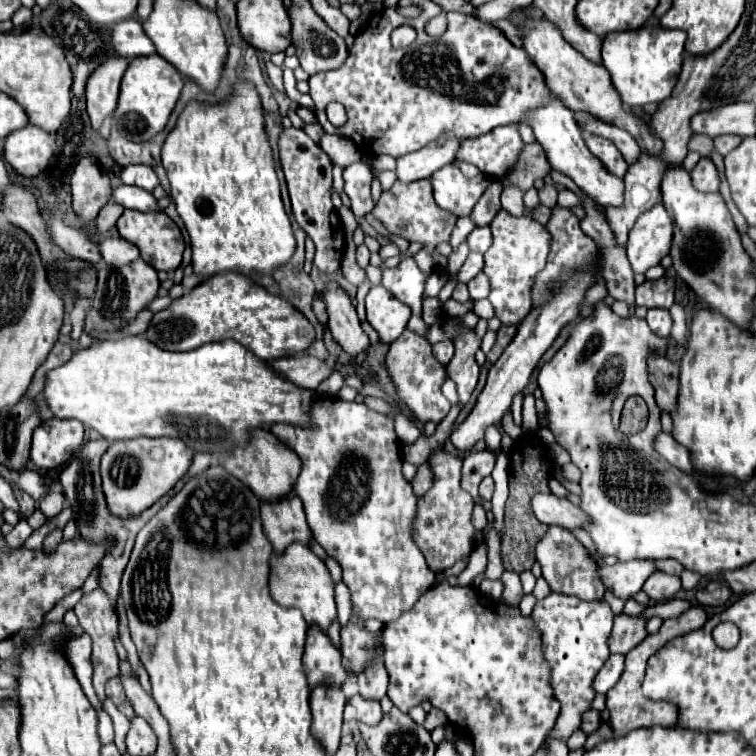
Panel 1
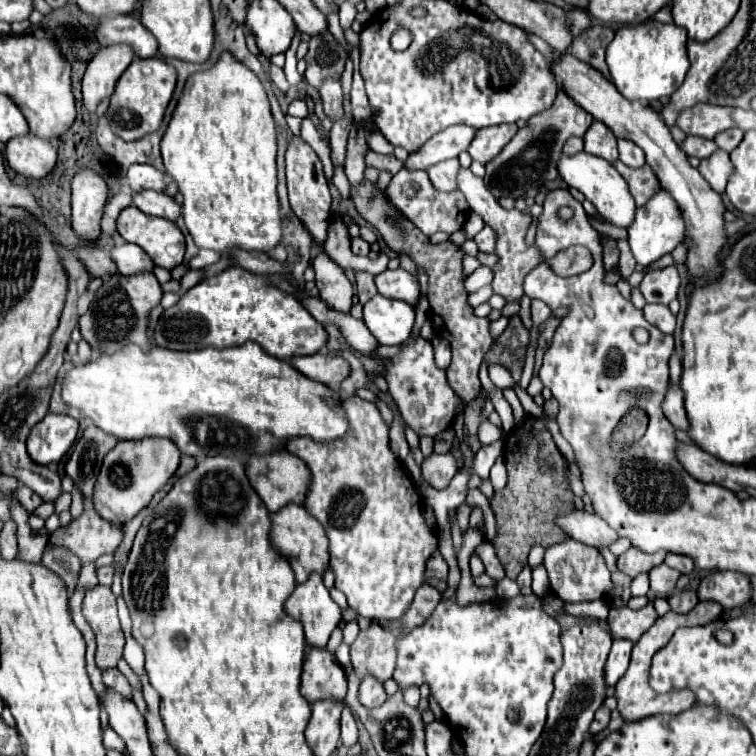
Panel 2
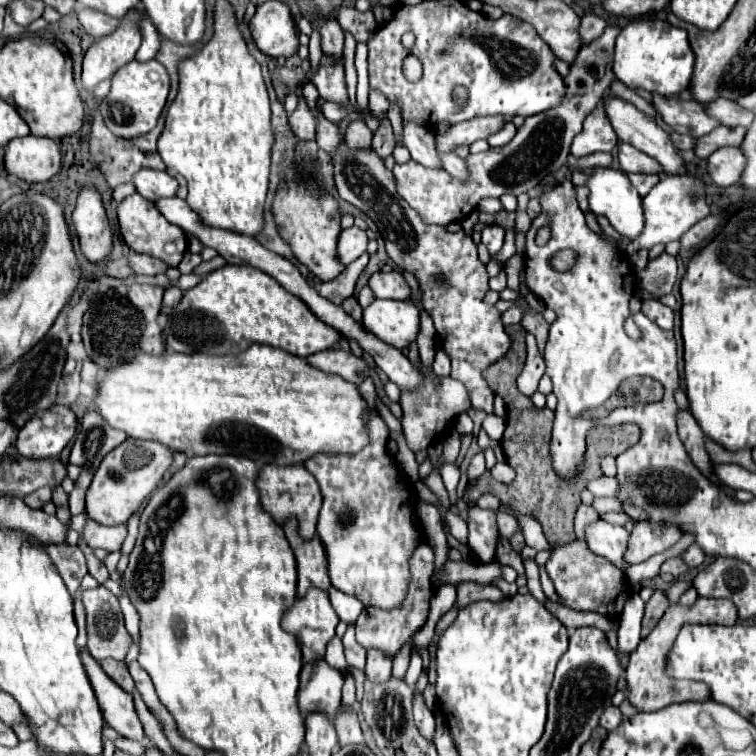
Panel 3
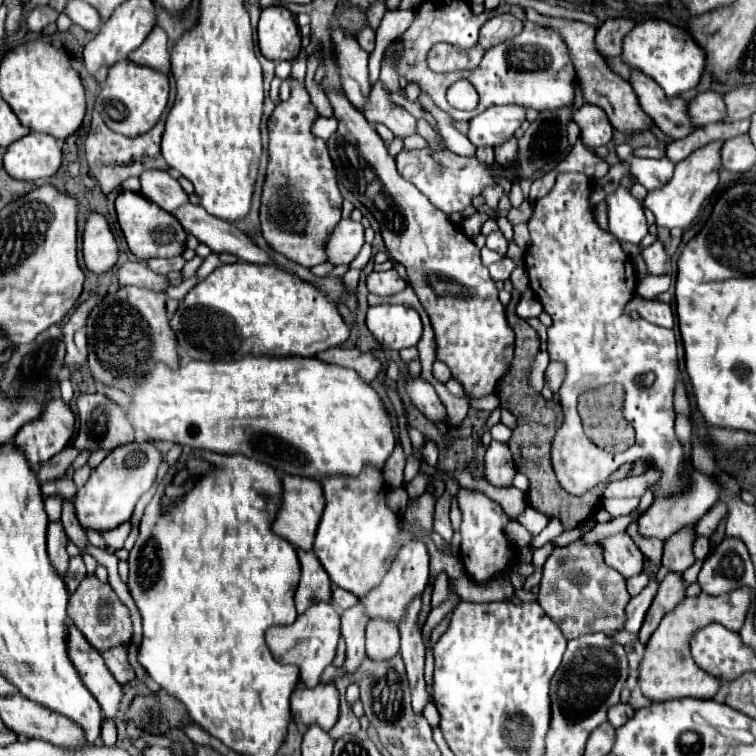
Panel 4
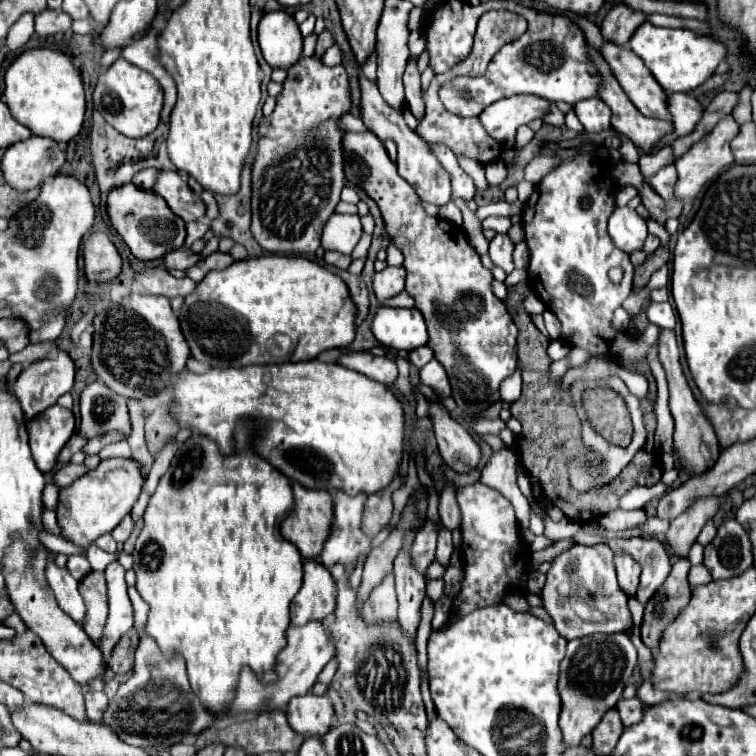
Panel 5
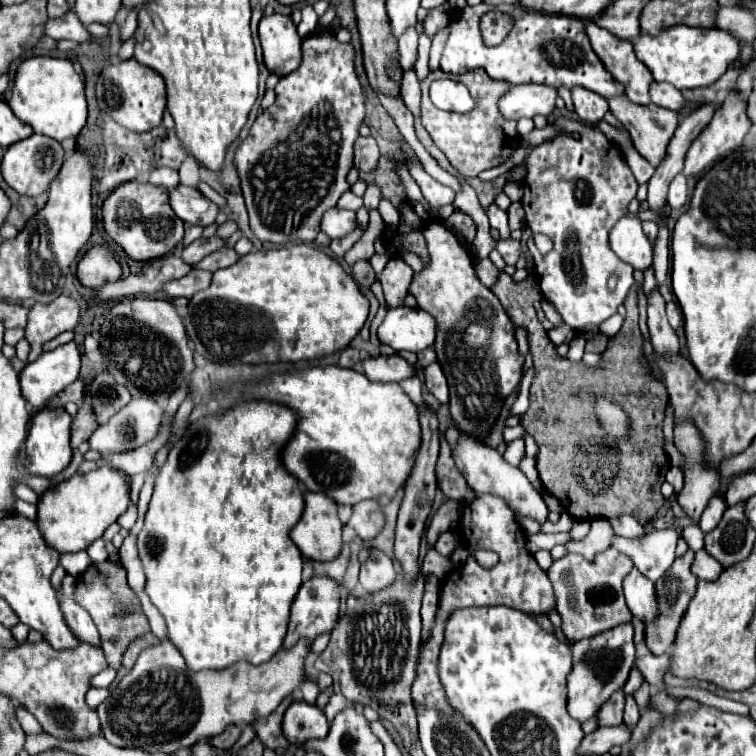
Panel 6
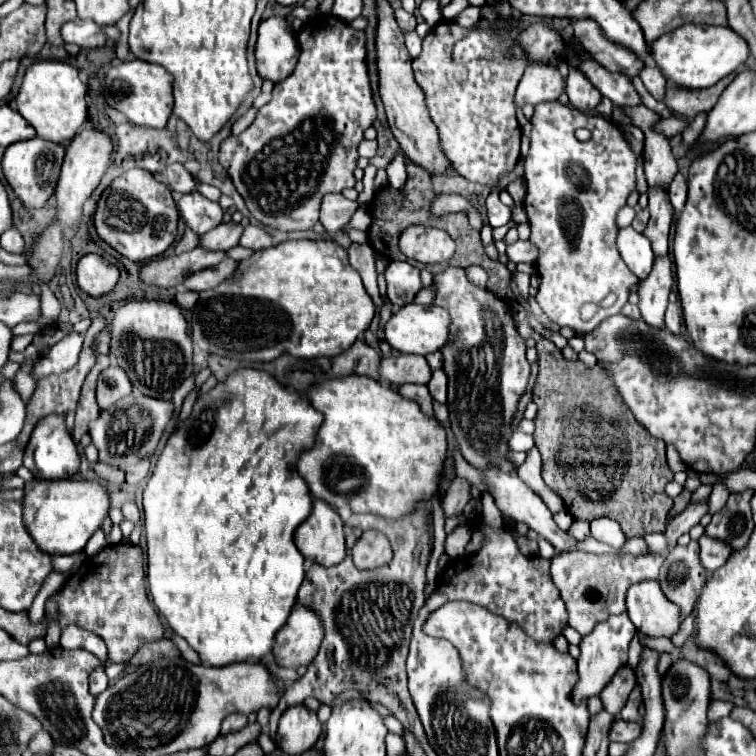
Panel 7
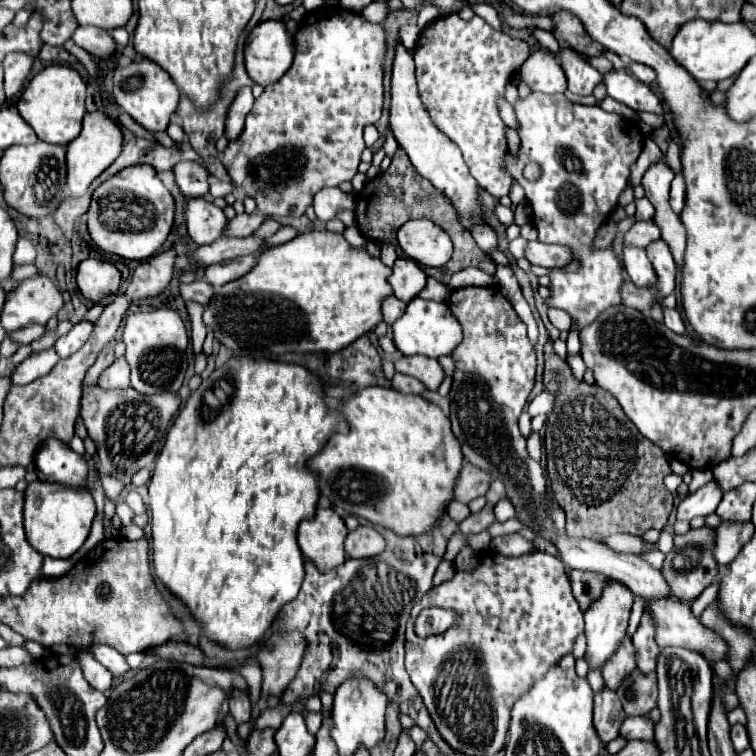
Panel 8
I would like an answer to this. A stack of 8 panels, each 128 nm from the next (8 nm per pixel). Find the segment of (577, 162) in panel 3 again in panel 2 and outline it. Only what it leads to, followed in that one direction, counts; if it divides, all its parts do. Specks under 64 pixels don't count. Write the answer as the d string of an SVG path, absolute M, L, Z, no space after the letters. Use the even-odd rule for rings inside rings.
M620 160L612 162L614 168L622 174L622 178L628 182L630 192L636 200L636 204L644 204L652 194L656 194L660 190L660 182L656 178L656 174L652 172L650 166L642 166L642 168L628 168L624 166Z

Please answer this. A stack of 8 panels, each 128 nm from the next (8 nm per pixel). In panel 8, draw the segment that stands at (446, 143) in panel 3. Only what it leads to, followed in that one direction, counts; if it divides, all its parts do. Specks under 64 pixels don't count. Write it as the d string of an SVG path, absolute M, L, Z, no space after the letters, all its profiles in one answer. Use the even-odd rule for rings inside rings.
M536 50L522 64L522 80L534 90L544 94L566 92L566 76L550 52Z

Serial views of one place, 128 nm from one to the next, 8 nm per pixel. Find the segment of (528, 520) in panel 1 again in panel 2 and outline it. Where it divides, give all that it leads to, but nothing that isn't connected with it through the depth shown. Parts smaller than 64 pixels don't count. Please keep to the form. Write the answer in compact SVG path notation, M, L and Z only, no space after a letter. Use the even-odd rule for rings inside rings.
M526 418L522 426L514 428L506 436L504 446L508 484L502 492L494 492L490 506L498 522L498 538L494 542L494 548L500 564L506 570L506 576L514 580L526 564L532 546L540 544L548 548L568 538L566 532L556 524L556 518L566 510L574 510L574 494L568 482L568 462L552 440L552 434L548 432L544 420Z

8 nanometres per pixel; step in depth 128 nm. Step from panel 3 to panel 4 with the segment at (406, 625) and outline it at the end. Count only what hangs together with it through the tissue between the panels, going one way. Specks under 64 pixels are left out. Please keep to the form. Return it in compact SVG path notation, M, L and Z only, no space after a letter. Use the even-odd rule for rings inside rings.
M412 540L408 542L396 556L396 560L392 562L390 570L386 572L386 578L366 594L364 598L364 604L366 604L366 614L370 618L374 616L382 616L382 618L390 618L394 620L396 624L400 622L408 602L418 594L418 592L424 592L426 584L428 584L428 562L430 562L430 554L428 554L428 548L424 546L424 542L420 540Z

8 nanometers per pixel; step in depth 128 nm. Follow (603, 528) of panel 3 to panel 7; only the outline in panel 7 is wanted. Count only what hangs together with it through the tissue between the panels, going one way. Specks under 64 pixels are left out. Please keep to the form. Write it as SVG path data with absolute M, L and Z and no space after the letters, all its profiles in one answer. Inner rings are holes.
M644 580L630 586L626 608L638 632L648 638L672 638L682 626L678 606L664 598L656 580Z

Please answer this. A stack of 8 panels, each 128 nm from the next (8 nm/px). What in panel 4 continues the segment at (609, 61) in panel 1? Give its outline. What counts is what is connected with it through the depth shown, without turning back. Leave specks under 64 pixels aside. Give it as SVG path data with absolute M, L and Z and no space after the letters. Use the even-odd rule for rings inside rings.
M646 20L638 22L632 32L626 34L622 44L622 60L650 78L654 78L668 96L678 96L698 86L704 72L706 56L704 50L694 42L688 30L678 28L666 20Z

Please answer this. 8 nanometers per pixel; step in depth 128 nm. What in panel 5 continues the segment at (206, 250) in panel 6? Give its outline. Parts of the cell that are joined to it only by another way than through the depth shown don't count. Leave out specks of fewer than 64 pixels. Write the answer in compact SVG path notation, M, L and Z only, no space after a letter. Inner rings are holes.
M178 248L178 250L172 250L170 254L166 254L166 258L164 258L162 264L164 264L166 268L186 270L186 268L194 266L198 260L200 260L200 254L194 254L194 252L188 250L188 248Z

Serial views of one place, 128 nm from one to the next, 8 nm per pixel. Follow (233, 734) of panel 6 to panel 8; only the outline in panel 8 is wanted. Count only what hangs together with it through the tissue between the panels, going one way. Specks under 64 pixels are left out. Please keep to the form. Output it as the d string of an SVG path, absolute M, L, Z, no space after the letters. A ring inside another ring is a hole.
M234 690L232 698L230 698L230 714L234 716L234 720L246 722L246 718L250 718L252 712L252 704L250 704L250 694L242 692L242 690Z

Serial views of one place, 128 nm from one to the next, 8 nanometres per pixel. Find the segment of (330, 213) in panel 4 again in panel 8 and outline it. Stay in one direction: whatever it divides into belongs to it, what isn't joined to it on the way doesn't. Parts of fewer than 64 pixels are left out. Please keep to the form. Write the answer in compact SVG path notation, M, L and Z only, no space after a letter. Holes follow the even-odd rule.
M322 6L308 12L300 24L302 26L294 34L294 64L278 82L266 86L264 94L254 100L254 108L246 116L242 136L236 142L230 142L220 156L232 182L238 184L246 196L252 196L258 202L258 210L262 214L270 214L274 218L302 216L318 190L324 186L338 186L340 182L354 178L360 154L366 148L362 130L366 124L380 120L384 104L384 24L368 22L362 14L354 14L346 8L336 10L336 6Z

